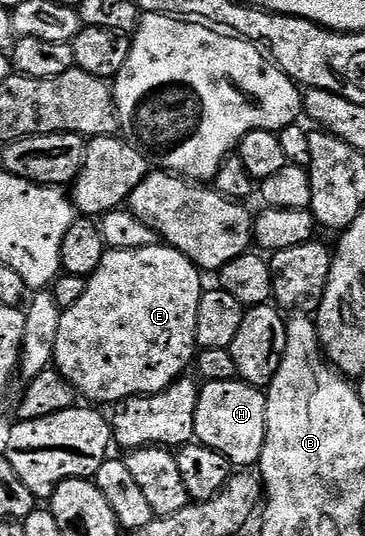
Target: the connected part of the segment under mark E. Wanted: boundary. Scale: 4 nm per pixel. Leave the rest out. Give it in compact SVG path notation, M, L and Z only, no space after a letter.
M157 242L138 250L118 250L114 248L105 251L102 262L98 262L98 270L94 270L94 274L87 277L82 298L78 298L78 302L74 302L74 306L61 311L60 321L58 322L58 336L52 351L56 371L64 375L66 382L72 388L75 388L83 399L84 396L88 399L85 401L96 406L104 406L100 404L115 406L122 400L128 400L131 396L152 396L155 392L165 392L175 380L181 379L187 373L184 371L190 368L190 365L196 359L198 351L196 347L198 302L202 291L200 276L202 277L201 269L197 268L194 262L190 262L190 258L186 258L186 254L182 254L177 248L169 248L163 242Z

